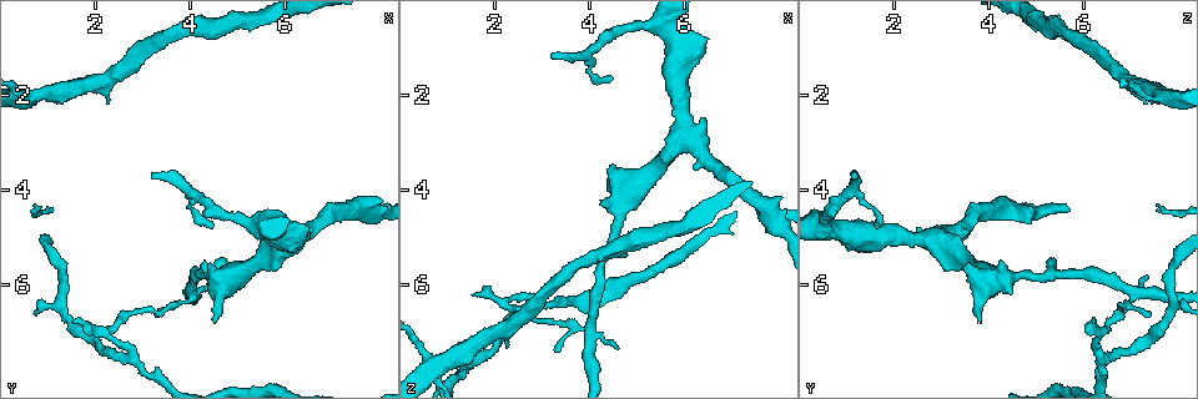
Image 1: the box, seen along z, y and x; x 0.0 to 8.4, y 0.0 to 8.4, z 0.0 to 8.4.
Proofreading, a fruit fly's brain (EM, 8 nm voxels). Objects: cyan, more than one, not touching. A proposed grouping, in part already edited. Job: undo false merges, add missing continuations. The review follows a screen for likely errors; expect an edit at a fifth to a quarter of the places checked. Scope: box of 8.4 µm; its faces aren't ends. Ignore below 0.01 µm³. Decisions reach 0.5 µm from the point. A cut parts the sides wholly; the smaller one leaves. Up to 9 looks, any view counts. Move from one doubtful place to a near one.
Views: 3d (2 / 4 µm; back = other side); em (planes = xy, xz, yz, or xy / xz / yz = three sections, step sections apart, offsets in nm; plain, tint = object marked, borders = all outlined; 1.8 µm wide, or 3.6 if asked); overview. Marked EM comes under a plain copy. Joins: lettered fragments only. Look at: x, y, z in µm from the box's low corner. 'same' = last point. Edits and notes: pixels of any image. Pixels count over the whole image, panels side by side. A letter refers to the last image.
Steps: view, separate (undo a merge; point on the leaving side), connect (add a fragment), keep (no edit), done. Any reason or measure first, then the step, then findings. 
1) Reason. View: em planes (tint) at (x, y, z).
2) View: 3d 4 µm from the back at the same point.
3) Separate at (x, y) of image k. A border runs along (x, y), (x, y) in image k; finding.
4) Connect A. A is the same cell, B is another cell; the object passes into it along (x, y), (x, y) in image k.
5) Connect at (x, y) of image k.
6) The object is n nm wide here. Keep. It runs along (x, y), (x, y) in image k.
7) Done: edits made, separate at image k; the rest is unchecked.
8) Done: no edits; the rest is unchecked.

Two arms in line, one across. View: 3d 2 µm at (4.05, 6.20, 7.00).

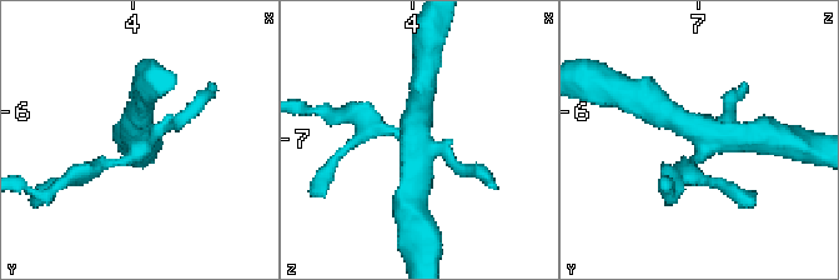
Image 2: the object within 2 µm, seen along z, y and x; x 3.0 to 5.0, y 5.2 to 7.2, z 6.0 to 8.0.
Need the tissue. View: em yz step 8 (tint) at (4.00, 6.16, 6.98).

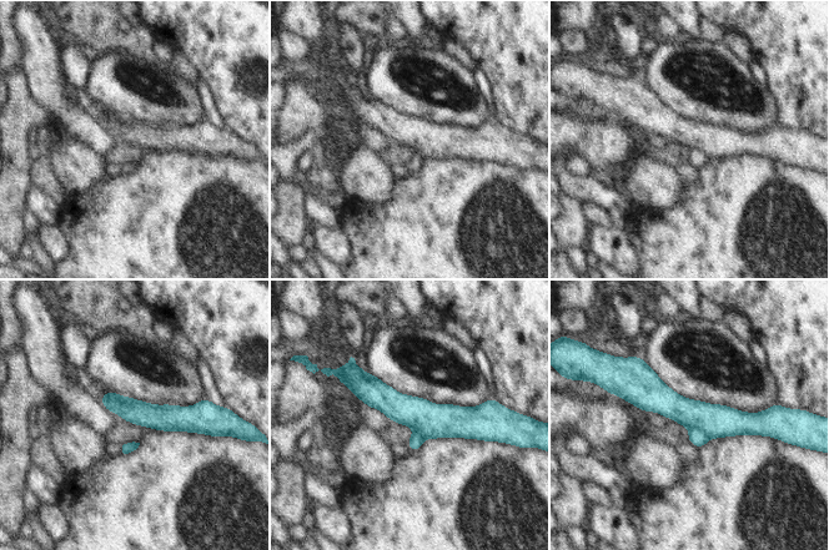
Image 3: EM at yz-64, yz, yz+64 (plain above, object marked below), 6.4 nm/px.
Another direction. View: em planes (borders) at the same point.

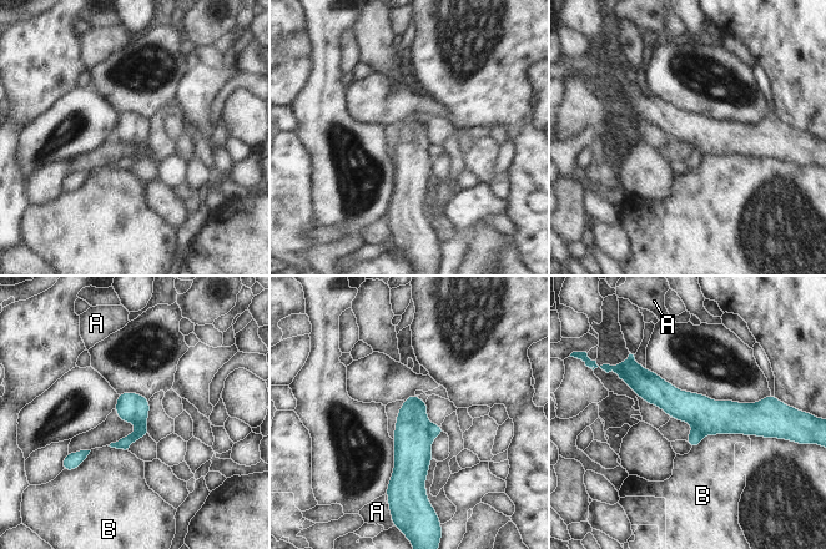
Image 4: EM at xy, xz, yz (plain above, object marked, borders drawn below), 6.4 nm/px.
The object is 190 nm wide here. Separate at (434, 429) of image 4. A and B are other cells; a border runs along (429, 424), (429, 434), (433, 438) in image 4; two cells meet here.

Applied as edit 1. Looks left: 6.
Three-way junction. View: 3d 2 µm from the back at (0.80, 2.00, 7.65).

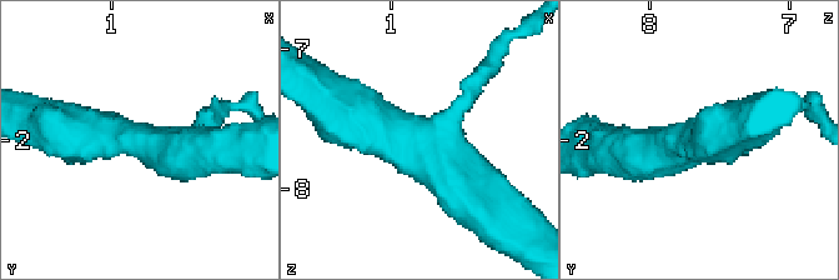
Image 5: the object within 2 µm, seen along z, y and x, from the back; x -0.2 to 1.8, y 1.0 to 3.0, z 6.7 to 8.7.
3 arms meet here; shape alone is not enough. View: em planes (tint) at (0.78, 1.98, 7.64).

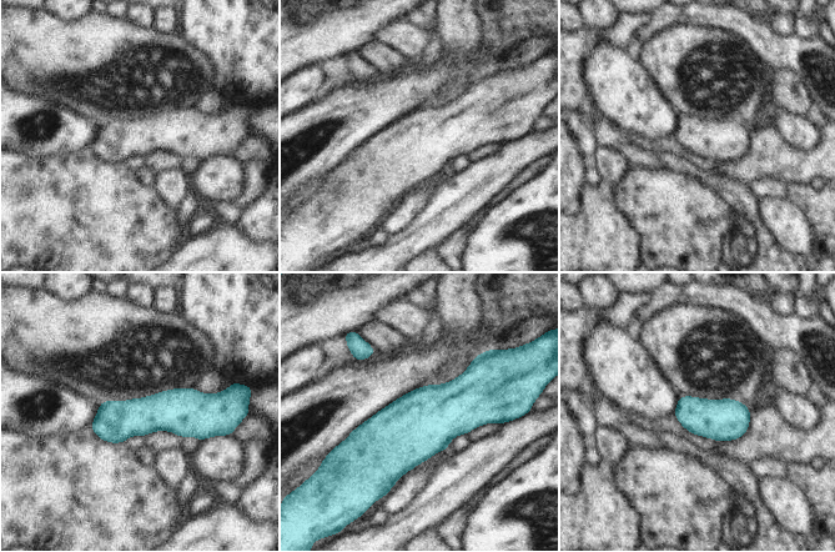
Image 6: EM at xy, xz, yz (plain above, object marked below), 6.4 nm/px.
What lies round it. View: em planes (borders) at the same point.

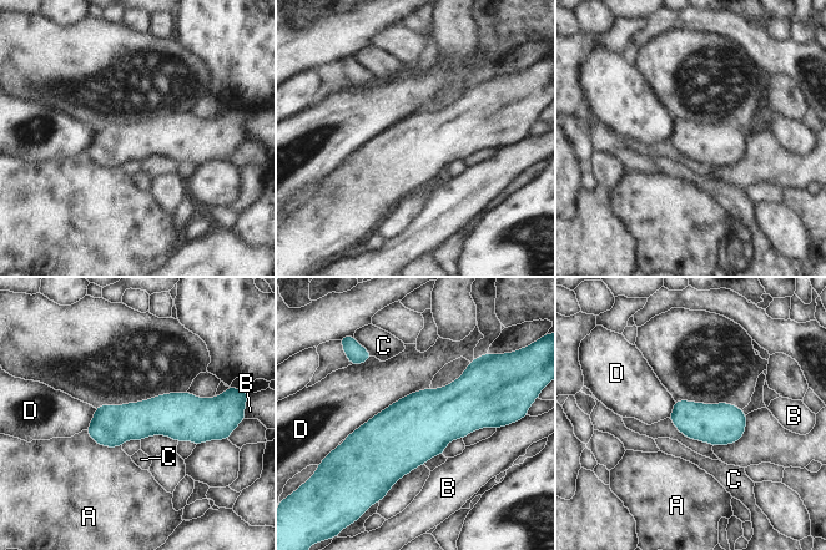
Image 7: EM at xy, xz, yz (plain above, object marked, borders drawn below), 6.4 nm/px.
The object is 260 nm wide here. Keep. A, B, C and D are other cells; it runs along (211, 410), (150, 417), (91, 432) in image 7; continuous, no second cell.

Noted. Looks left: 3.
Abrupt turn. View: em planes (borders) at (4.05, 4.15, 1.10).

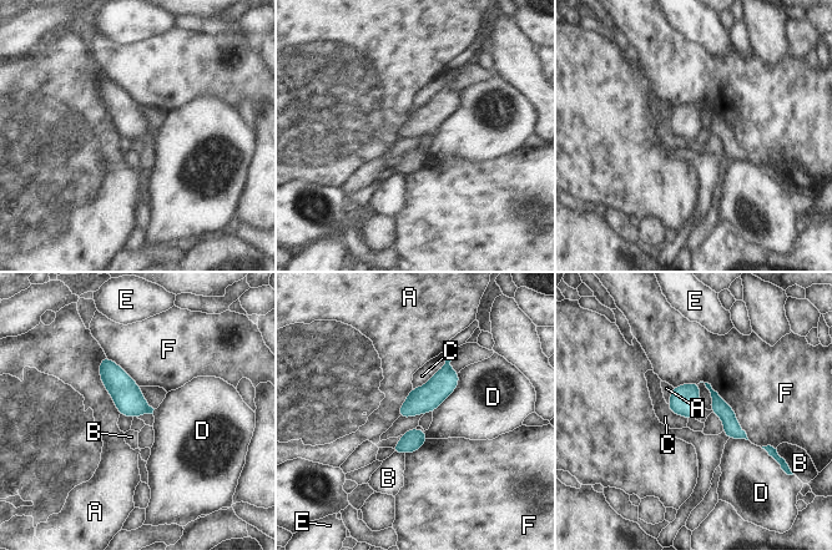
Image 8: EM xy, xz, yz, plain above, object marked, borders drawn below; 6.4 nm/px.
Keep. A, B, C, D, E and F are other cells; a border runs along (445, 352), (444, 364), (413, 389) in image 8; all the same cell.

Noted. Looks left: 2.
Done: edits made, separate at image 4; the rest is unchecked.

